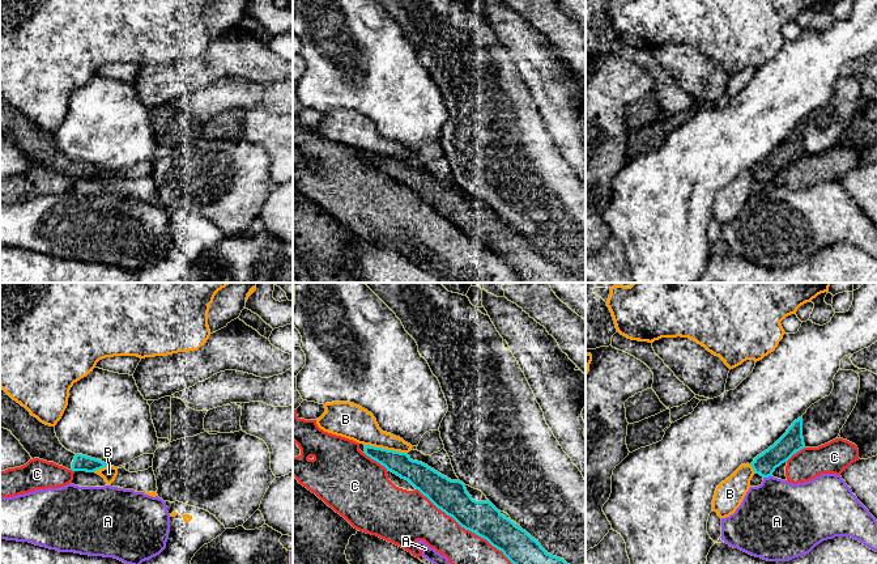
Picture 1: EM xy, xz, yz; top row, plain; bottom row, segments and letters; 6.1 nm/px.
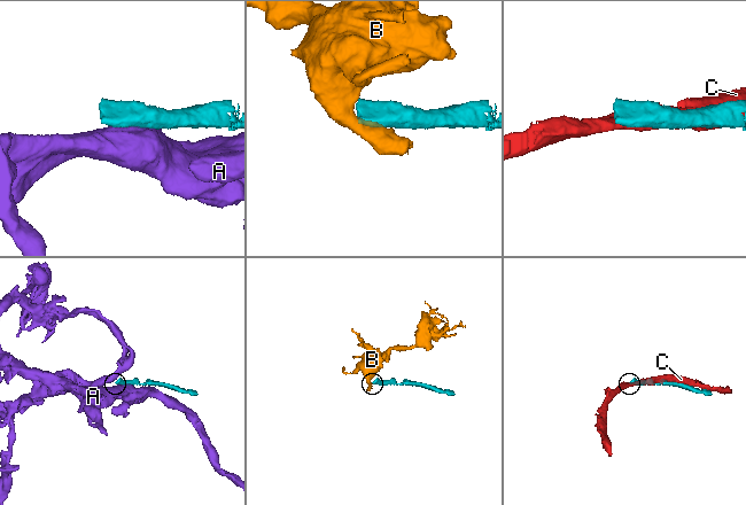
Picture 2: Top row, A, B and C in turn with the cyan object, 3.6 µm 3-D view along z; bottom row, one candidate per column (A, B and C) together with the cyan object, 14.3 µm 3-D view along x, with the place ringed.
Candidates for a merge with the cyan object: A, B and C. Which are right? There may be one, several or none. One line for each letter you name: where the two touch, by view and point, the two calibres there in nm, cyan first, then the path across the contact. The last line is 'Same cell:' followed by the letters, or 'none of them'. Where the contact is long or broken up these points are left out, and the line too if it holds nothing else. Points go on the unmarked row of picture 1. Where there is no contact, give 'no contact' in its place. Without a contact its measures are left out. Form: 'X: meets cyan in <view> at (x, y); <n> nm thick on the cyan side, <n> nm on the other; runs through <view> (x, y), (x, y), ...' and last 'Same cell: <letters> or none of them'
Same cell: none of them

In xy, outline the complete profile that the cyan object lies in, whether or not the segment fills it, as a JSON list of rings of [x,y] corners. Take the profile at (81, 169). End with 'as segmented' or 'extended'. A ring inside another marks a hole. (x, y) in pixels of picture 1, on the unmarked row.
[[[0,94],[0,135],[8,136],[20,148],[24,156],[30,161],[30,164],[39,165],[47,169],[54,169],[72,178],[86,178],[94,179],[106,173],[110,173],[99,166],[74,161],[67,157],[59,148],[55,140],[55,133],[46,132],[41,130],[37,124],[31,123],[30,119],[22,114],[20,110],[13,107],[1,94]]]; extended

